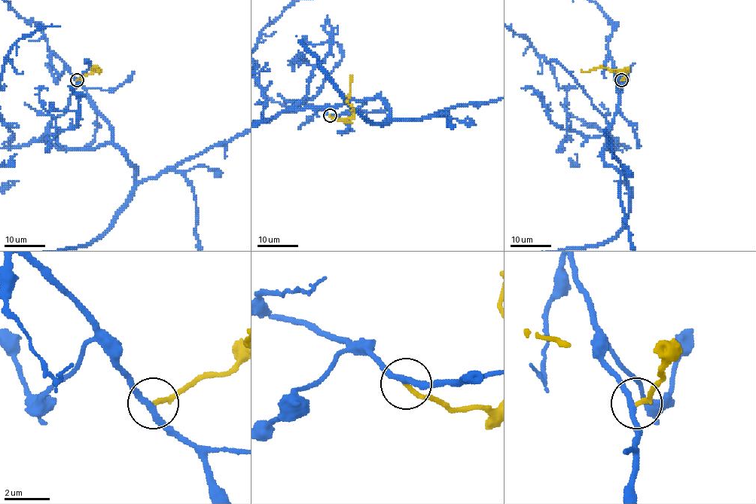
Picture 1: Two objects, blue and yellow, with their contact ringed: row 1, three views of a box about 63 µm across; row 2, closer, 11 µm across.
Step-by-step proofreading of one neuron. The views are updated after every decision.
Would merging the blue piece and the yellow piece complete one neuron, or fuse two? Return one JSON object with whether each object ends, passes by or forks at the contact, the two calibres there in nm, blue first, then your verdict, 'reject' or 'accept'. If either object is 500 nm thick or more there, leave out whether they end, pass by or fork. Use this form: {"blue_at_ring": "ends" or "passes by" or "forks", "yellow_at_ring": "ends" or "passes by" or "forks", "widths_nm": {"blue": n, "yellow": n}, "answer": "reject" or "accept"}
{"blue_at_ring": "passes by", "yellow_at_ring": "ends", "widths_nm": {"blue": 240, "yellow": 190}, "answer": "accept"}

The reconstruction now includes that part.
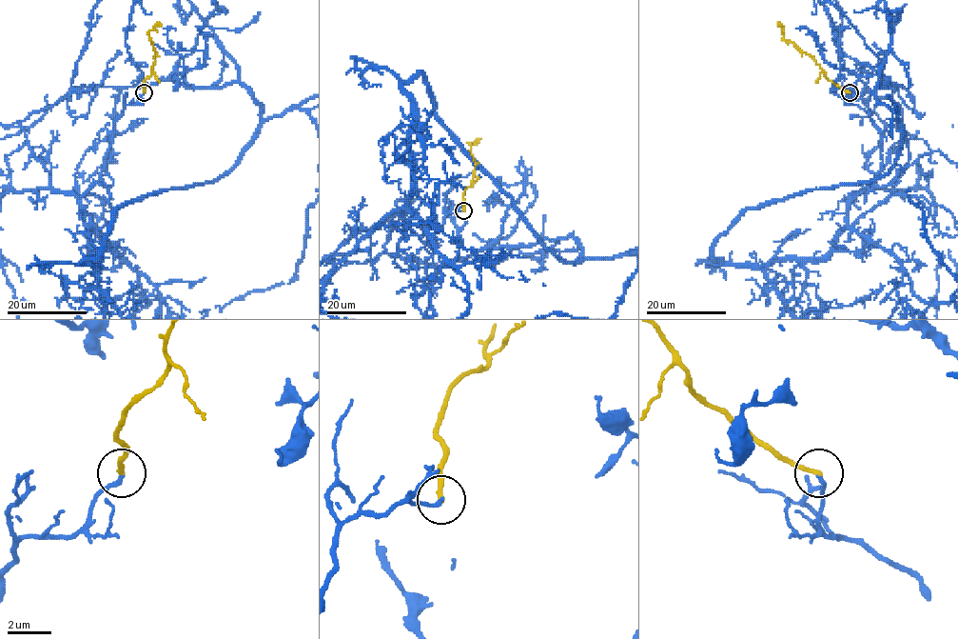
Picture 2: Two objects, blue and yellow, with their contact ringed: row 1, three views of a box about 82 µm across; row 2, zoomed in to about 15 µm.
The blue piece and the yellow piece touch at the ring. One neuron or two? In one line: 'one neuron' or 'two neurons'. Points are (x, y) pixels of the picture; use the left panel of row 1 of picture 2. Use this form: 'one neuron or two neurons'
two neurons

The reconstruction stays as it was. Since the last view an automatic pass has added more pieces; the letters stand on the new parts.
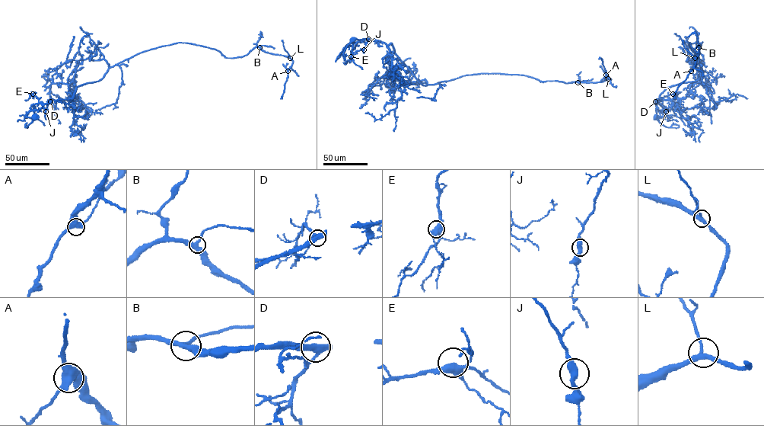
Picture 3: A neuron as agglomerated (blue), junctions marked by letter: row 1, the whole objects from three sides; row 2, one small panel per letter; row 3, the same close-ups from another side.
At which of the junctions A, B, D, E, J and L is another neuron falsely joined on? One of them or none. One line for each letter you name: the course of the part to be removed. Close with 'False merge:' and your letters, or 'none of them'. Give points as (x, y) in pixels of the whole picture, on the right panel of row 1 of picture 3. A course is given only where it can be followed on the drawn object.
False merge: none of them

